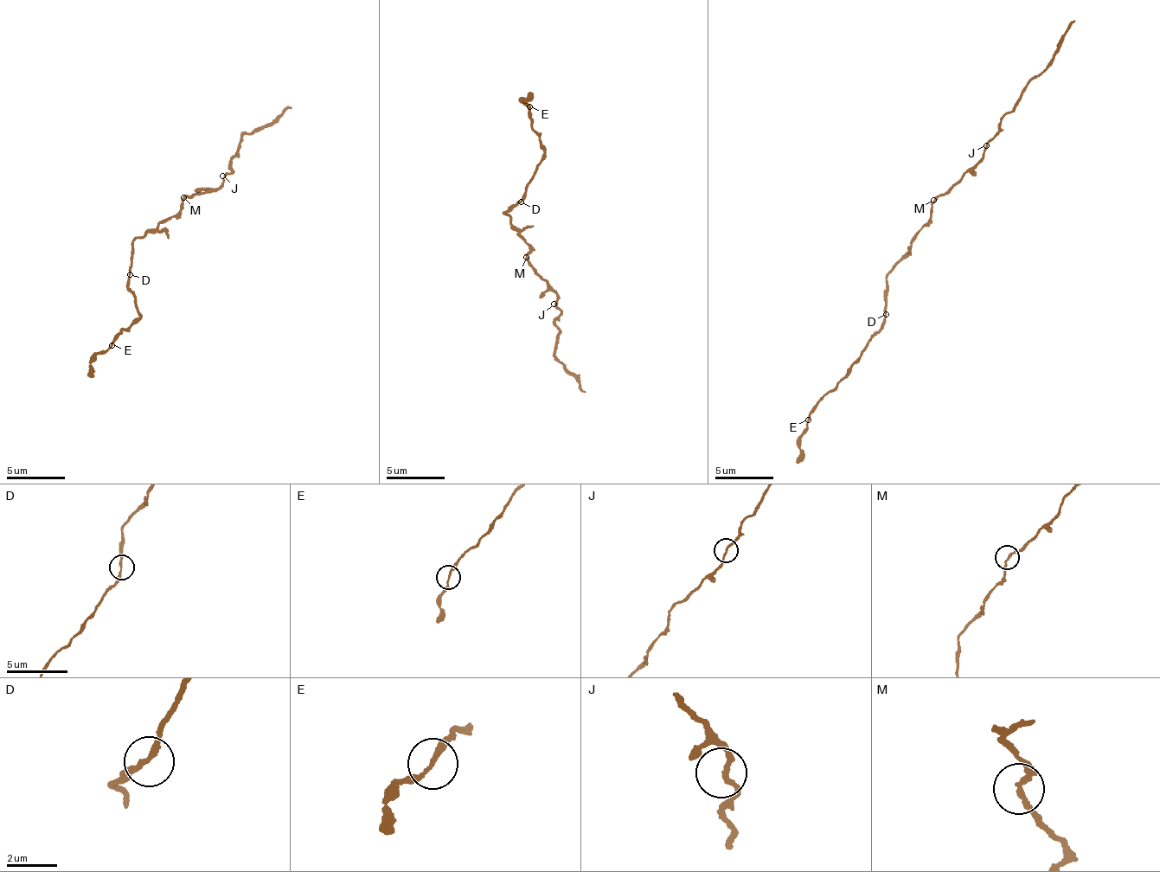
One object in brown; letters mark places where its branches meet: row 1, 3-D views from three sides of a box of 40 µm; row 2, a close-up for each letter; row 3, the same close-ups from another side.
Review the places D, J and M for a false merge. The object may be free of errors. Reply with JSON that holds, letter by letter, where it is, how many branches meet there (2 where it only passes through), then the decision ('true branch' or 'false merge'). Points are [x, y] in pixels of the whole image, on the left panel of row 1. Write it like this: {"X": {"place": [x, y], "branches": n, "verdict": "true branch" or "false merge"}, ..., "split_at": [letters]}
{"D": {"place": [130, 274], "branches": 2, "verdict": "true branch"}, "J": {"place": [222, 176], "branches": 2, "verdict": "true branch"}, "M": {"place": [183, 197], "branches": 2, "verdict": "true branch"}, "split_at": []}

